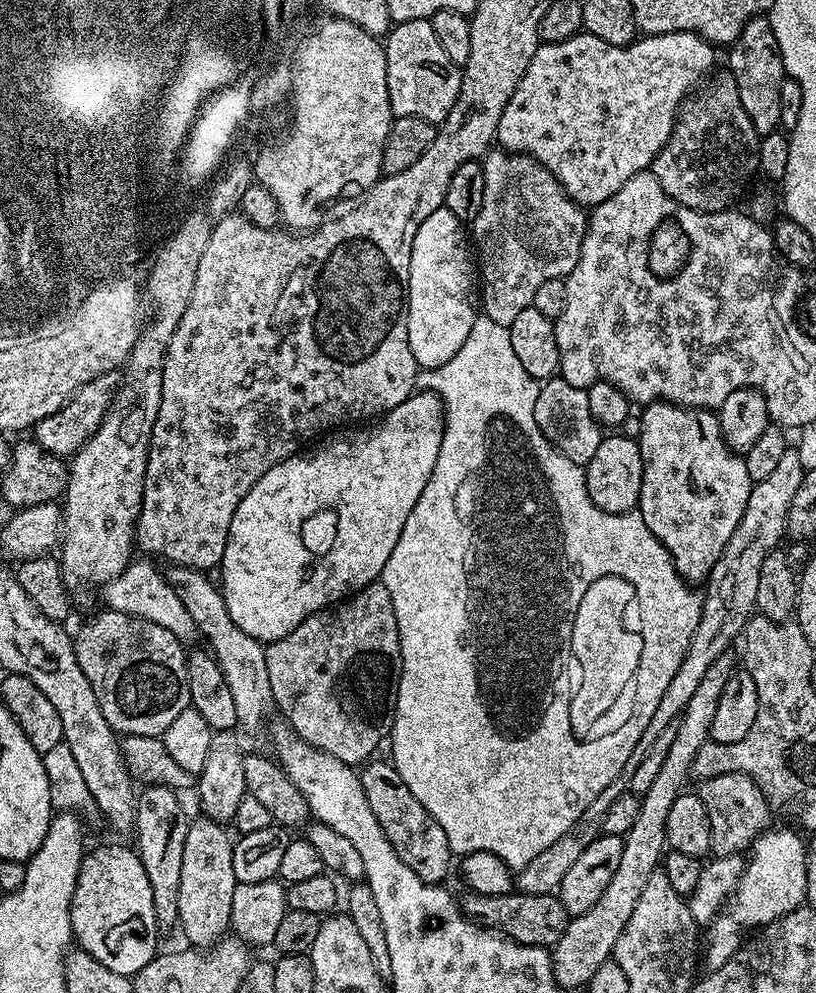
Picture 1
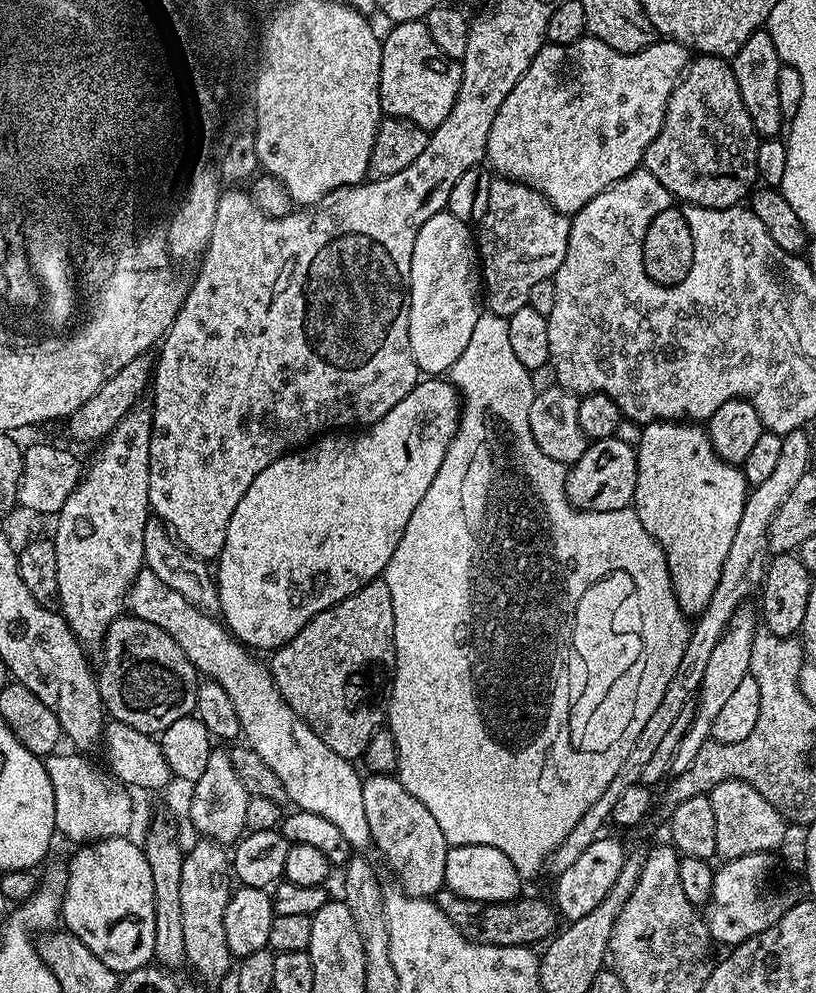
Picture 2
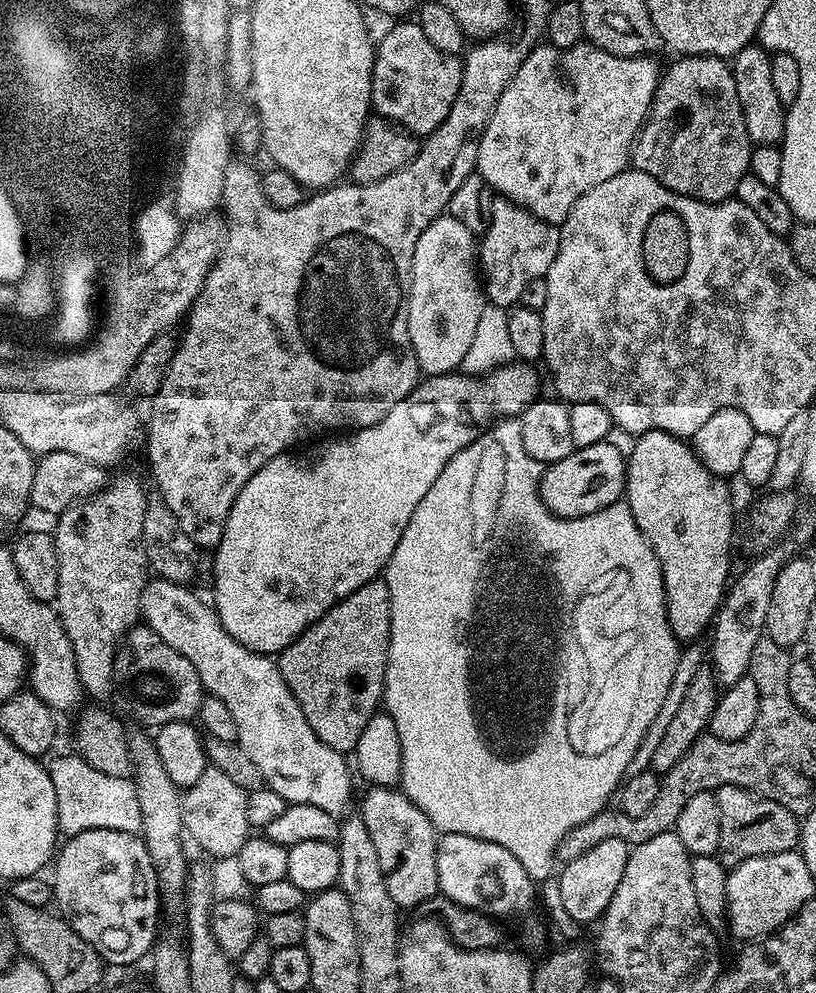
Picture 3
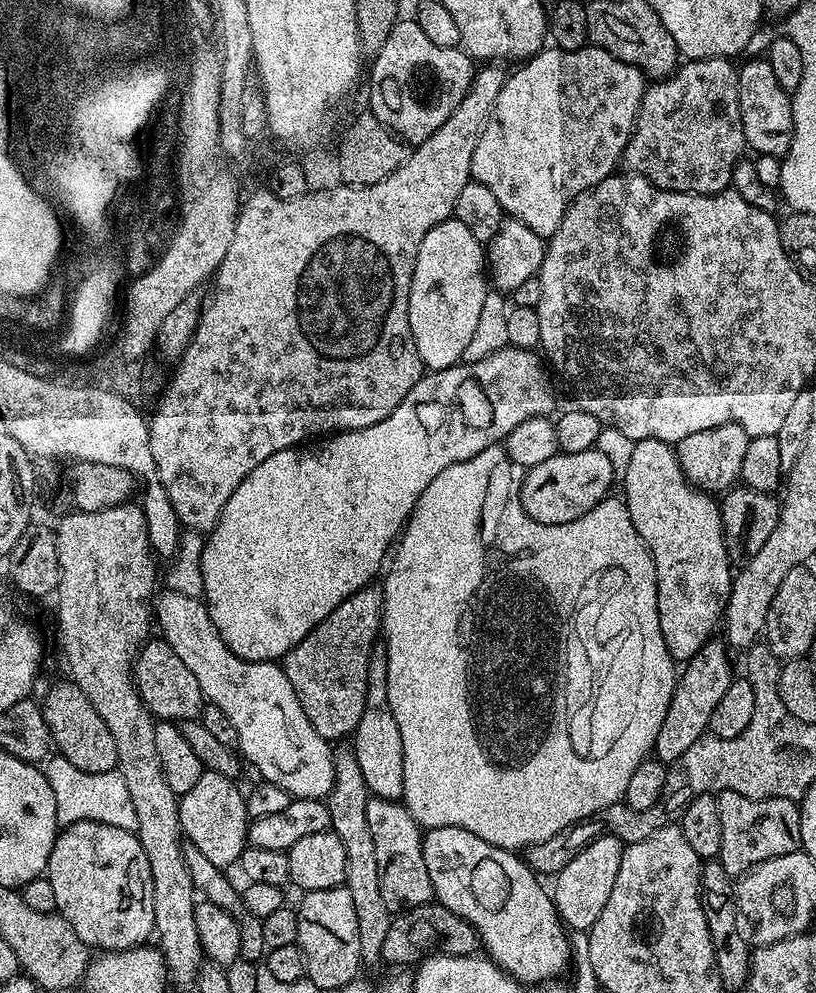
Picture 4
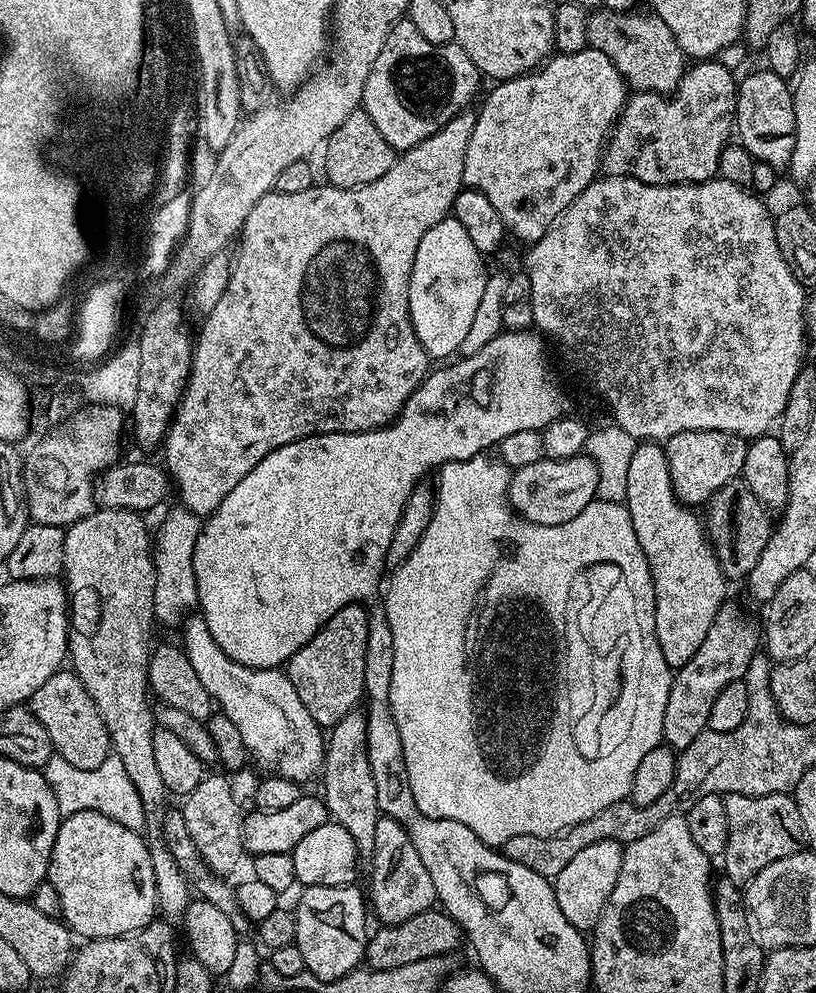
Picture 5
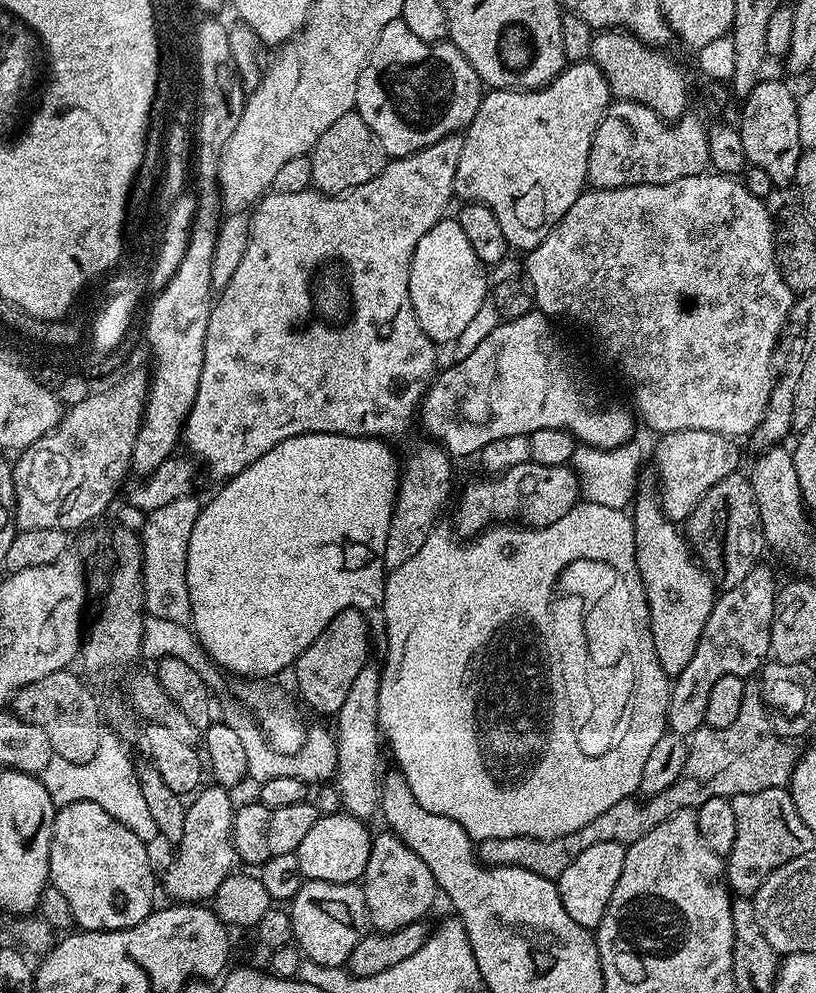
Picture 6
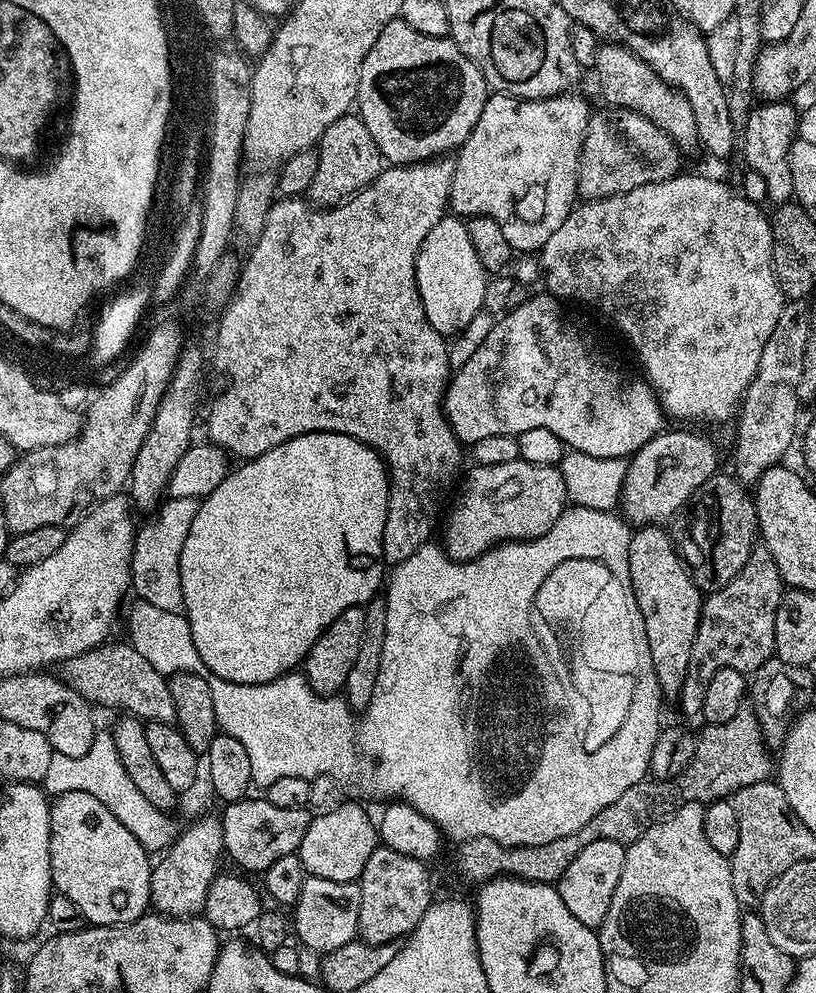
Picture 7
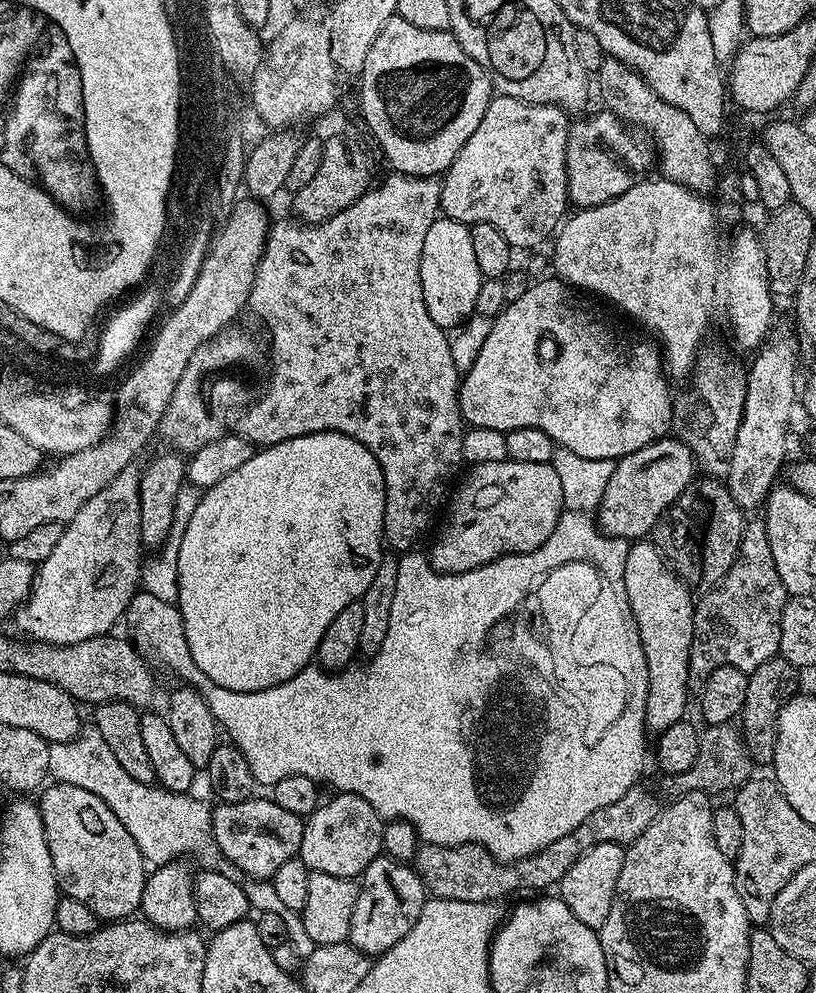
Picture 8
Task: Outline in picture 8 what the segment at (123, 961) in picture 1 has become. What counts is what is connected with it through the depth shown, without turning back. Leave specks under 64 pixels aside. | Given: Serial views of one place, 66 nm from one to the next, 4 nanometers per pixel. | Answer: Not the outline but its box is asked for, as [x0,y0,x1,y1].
[38,782,146,922]

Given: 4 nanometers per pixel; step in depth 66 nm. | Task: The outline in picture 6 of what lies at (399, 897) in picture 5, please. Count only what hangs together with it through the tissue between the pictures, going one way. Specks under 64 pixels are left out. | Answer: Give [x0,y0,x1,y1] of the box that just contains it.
[362,830,438,932]

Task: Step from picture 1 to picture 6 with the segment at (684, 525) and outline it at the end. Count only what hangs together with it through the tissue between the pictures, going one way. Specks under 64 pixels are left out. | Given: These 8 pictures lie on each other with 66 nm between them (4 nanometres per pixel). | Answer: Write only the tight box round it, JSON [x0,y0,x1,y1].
[630,491,718,678]

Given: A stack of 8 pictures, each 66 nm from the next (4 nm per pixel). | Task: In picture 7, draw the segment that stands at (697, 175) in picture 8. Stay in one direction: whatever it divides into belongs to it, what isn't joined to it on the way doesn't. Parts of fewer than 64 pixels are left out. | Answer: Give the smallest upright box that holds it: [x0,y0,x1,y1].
[594,43,697,148]

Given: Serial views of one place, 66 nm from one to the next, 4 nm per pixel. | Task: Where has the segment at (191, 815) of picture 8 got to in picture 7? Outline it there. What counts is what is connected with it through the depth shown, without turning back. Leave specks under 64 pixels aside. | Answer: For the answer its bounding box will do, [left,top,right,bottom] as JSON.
[42,731,178,854]

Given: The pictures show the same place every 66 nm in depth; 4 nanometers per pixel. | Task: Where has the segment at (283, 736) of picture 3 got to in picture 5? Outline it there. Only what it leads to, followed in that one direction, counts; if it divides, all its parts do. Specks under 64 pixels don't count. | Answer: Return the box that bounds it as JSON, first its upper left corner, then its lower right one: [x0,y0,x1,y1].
[182,614,326,782]

